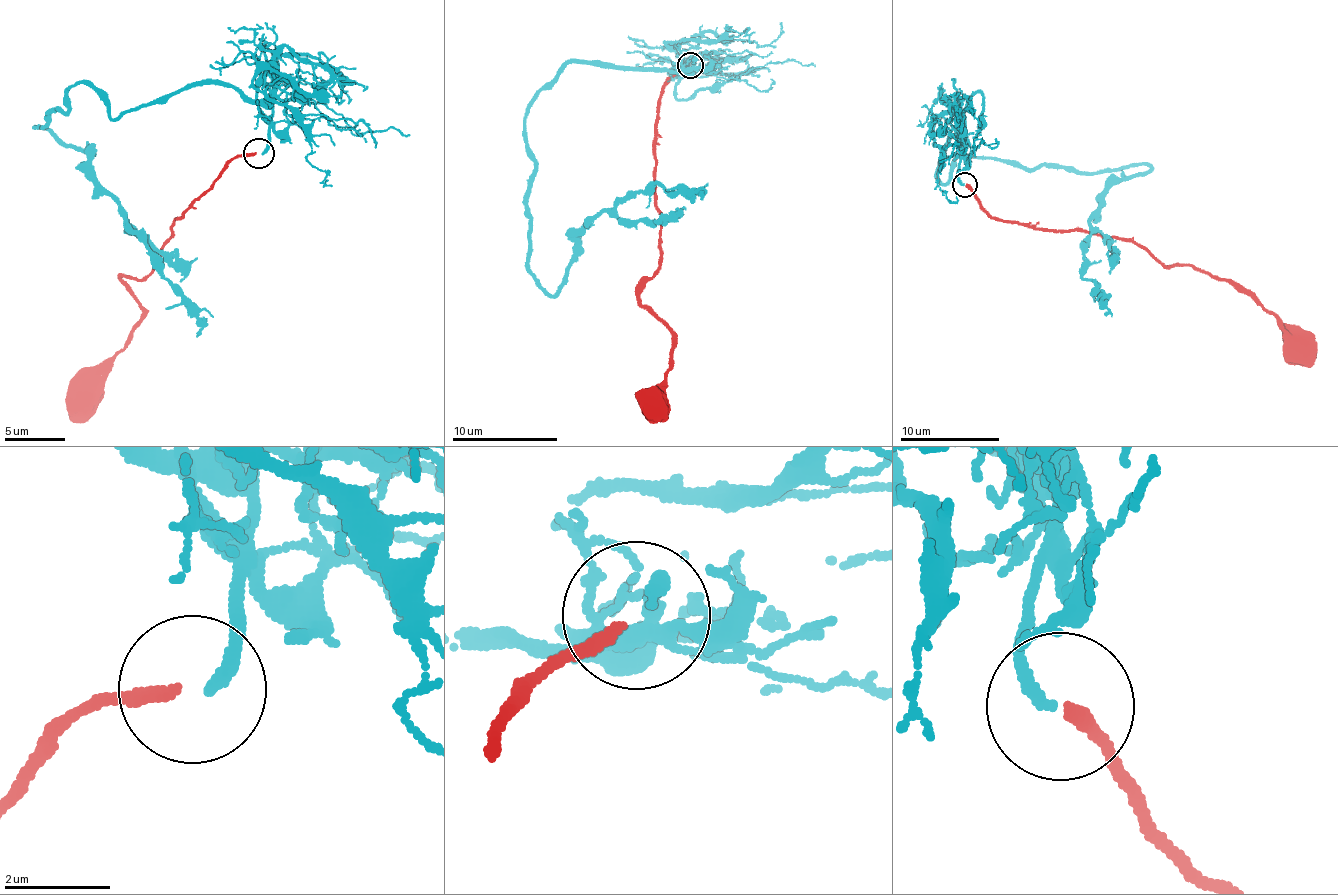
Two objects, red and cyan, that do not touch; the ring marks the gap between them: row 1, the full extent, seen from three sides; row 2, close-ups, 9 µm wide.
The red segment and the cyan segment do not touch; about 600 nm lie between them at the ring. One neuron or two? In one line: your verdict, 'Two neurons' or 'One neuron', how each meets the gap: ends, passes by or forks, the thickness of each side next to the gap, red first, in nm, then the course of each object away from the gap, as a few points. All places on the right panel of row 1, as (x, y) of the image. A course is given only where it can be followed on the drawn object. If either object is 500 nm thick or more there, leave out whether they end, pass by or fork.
One neuron. At the ring red ends. At the ring cyan ends. Thickness 220 nm (red) against 240 nm. Course of red: (967, 185), (993, 218), (1133, 239), (1167, 267), (1191, 266), (1245, 287), (1276, 316), (1299, 347). Course of cyan: (962, 185), (954, 136), (941, 184), (961, 155), (1151, 167), (1120, 177), (1091, 221), (1082, 276), (1111, 317)

